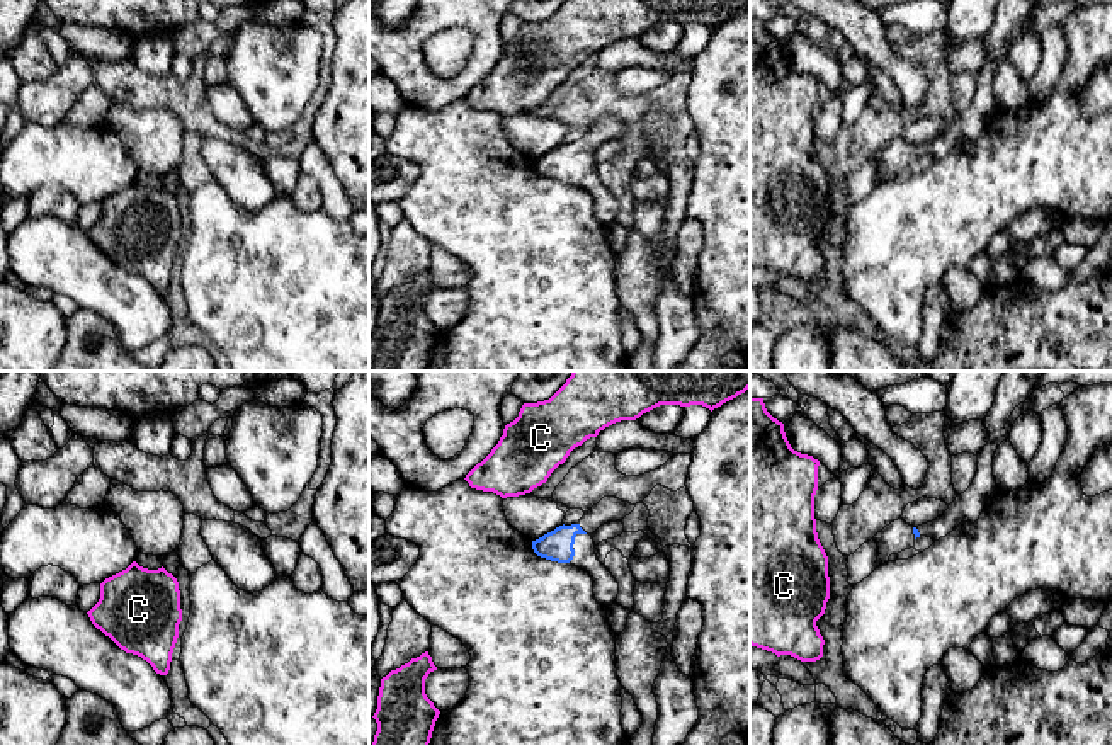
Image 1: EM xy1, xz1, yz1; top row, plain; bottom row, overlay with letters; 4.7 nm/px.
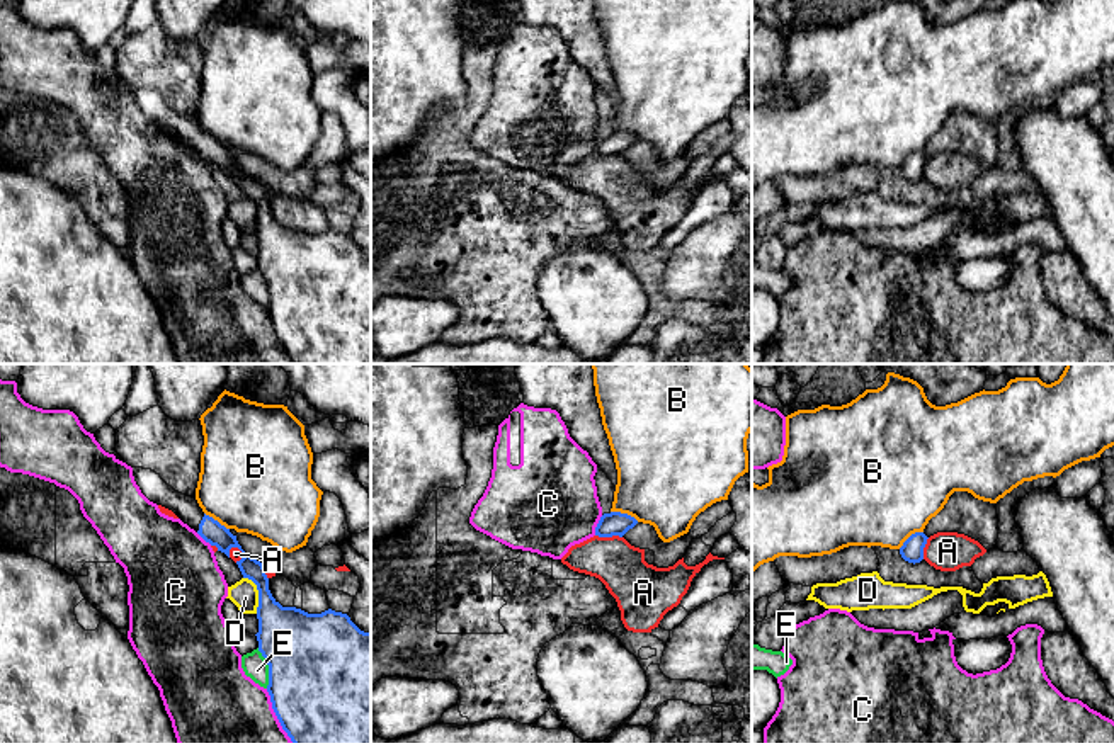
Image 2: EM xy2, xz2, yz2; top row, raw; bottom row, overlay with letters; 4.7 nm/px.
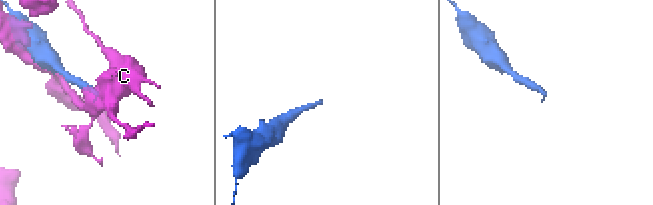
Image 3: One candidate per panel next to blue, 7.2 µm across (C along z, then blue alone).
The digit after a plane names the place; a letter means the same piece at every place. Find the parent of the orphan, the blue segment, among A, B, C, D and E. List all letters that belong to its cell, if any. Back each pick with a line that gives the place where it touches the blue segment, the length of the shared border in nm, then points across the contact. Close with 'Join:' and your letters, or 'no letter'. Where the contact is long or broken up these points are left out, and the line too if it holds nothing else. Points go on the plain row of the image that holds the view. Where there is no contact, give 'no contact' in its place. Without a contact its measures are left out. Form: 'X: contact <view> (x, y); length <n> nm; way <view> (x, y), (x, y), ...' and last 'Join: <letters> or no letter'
Join: no letter

